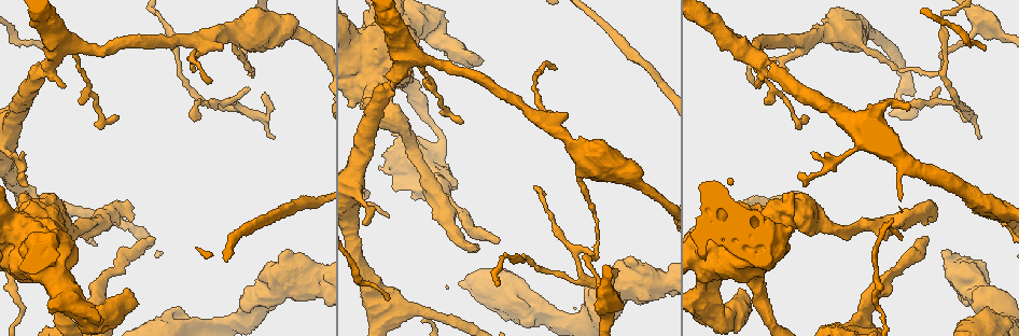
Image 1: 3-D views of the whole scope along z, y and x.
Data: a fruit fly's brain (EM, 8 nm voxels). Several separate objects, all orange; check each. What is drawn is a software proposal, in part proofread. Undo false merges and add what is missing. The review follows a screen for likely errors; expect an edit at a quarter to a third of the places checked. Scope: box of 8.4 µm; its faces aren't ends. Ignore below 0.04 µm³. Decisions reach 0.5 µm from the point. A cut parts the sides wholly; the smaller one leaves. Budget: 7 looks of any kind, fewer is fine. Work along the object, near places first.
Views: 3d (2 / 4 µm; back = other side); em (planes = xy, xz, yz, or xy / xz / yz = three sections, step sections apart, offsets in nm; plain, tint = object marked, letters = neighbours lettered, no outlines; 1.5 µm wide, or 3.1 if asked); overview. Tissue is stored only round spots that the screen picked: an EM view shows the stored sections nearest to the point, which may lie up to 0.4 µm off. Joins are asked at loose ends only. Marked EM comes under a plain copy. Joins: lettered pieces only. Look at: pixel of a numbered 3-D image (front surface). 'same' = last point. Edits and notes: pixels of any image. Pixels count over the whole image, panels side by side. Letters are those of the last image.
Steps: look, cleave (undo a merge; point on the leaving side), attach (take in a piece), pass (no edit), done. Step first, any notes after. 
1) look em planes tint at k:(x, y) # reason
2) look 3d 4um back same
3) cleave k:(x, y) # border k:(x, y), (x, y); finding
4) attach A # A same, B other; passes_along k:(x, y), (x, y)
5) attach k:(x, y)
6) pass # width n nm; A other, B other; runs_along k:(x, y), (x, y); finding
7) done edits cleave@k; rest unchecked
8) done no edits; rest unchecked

look em planes letters at 1:(543, 205) # thin neck

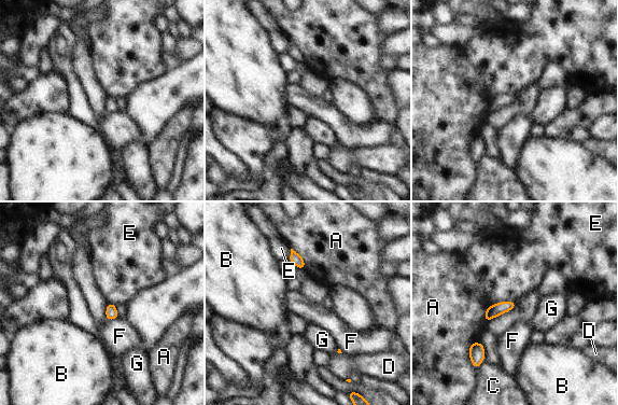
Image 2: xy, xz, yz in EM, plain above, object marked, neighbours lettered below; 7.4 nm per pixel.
pass # A other, B other, C other, D other, E other, F other, G other; border 2:(515, 301), (496, 302), (490, 305); one cell here

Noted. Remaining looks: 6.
look em xy step 4 letters at 1:(618, 293) # branch stops here

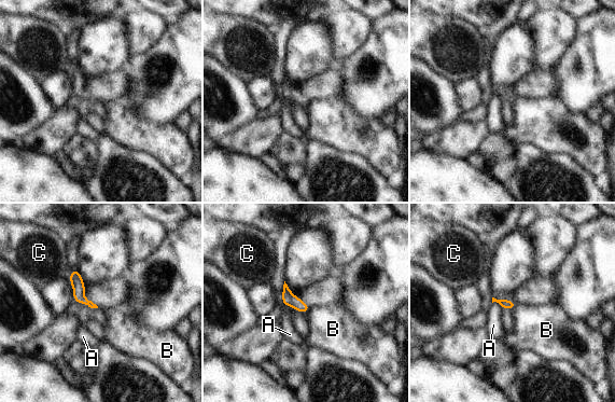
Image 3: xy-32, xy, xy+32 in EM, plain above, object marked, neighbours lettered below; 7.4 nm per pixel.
look em planes letters same # another direction

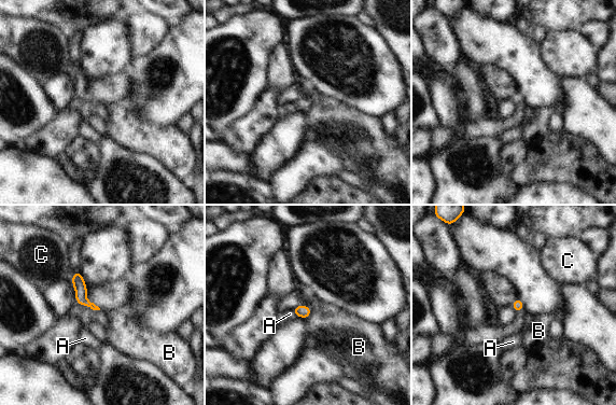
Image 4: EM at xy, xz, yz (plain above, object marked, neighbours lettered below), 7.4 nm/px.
attach A # A same, B other, C other; passes_along 4:(303, 310), (295, 313), (290, 313); the cell continues

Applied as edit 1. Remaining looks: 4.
done edits attach@4; rest unchecked

